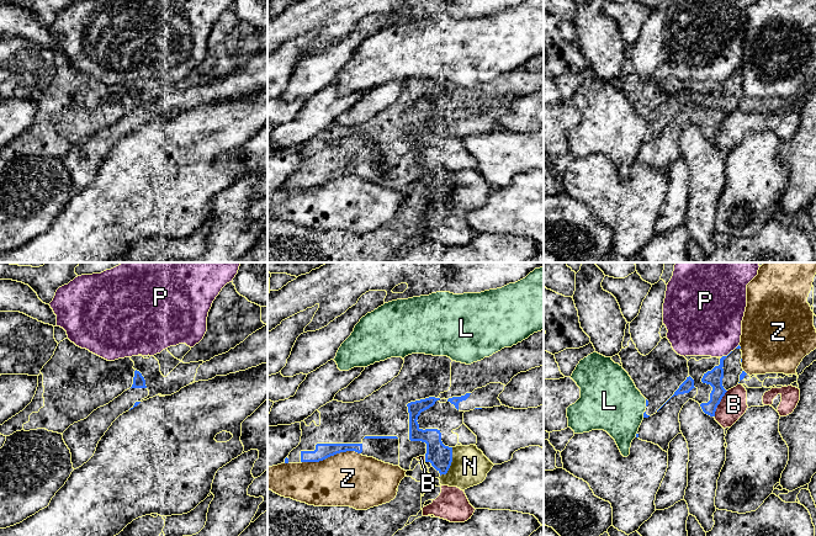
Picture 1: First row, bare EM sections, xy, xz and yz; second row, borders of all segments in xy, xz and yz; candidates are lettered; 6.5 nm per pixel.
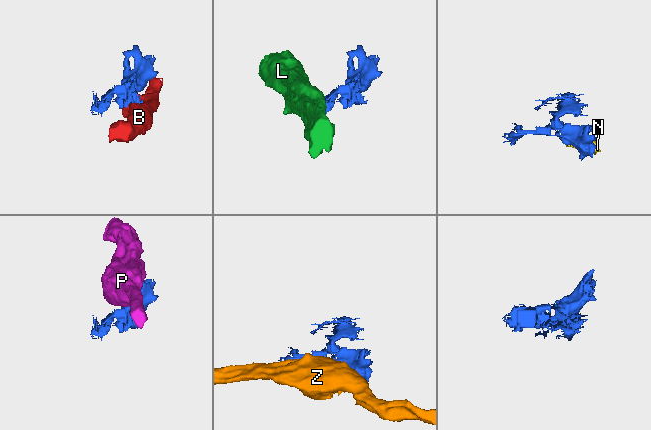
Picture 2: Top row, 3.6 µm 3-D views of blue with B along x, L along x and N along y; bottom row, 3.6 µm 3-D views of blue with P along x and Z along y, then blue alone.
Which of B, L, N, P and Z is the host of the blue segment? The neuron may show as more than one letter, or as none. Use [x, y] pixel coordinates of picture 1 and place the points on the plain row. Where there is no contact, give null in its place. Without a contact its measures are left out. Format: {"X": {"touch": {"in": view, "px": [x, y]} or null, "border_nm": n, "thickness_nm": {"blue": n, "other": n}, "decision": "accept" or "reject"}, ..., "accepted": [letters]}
{"B": {"touch": {"in": "yz", "px": [719, 127]}, "border_nm": 200, "thickness_nm": {"blue": 110, "other": 180}, "decision": "reject"}, "L": {"touch": {"in": "yz", "px": [646, 127]}, "border_nm": 60, "thickness_nm": {"blue": 20, "other": 380}, "decision": "reject"}, "N": {"touch": {"in": "xz", "px": [450, 187]}, "border_nm": 200, "thickness_nm": {"blue": 160, "other": 240}, "decision": "reject"}, "P": {"touch": {"in": "yz", "px": [727, 79]}, "border_nm": 90, "thickness_nm": {"blue": 110, "other": 440}, "decision": "reject"}, "Z": {"touch": {"in": "xz", "px": [330, 179]}, "border_nm": 380, "thickness_nm": {"blue": 100, "other": 360}, "decision": "reject"}, "accepted": []}

